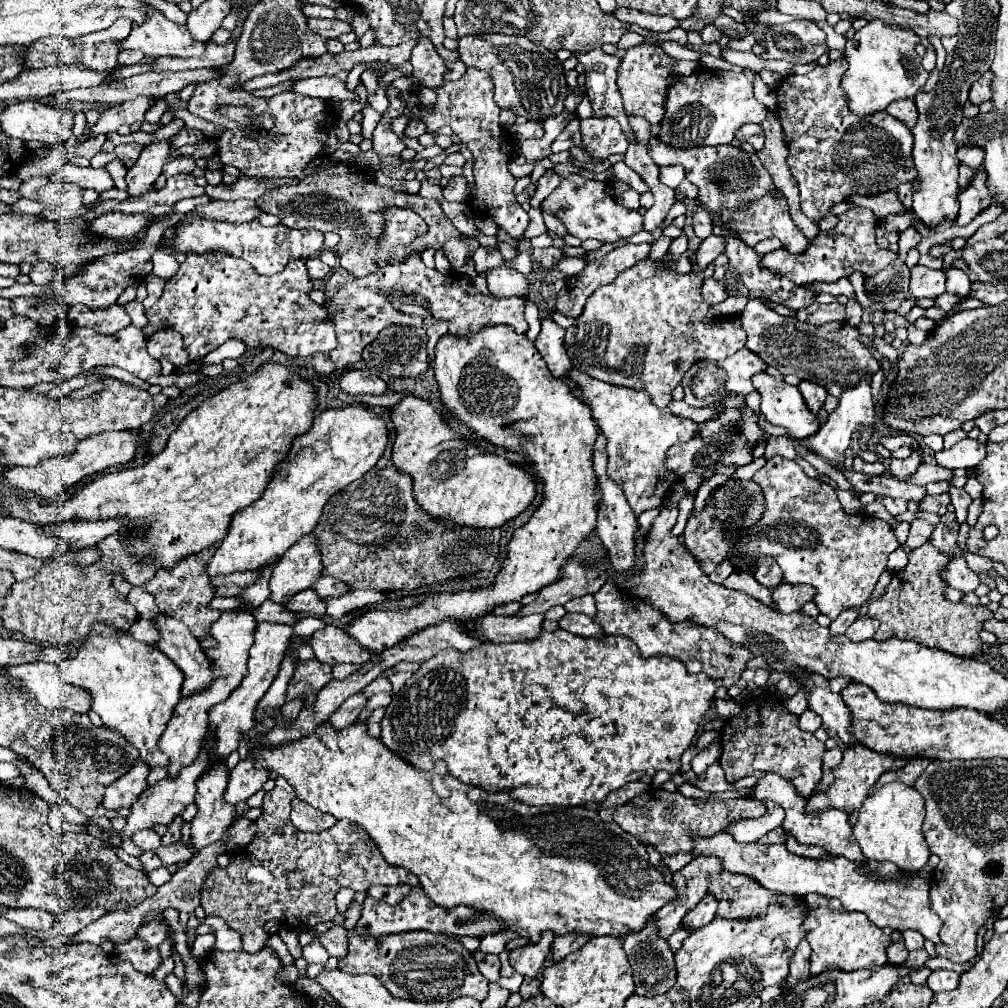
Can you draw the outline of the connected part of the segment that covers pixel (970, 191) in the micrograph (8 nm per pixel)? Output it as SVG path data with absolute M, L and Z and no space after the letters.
M978 168L971 184L958 195L959 215L956 219L958 226L966 226L990 206L990 196L986 188L986 170Z

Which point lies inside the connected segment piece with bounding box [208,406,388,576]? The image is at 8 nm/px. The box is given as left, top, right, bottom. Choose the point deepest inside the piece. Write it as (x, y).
(344, 443)

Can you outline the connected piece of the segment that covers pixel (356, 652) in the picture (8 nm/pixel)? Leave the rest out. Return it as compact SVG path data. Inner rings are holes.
M336 626L316 630L314 636L308 640L308 644L312 644L316 658L330 666L366 664L372 658L372 654L366 648L362 648L356 640L352 640L352 636L348 636L342 628Z

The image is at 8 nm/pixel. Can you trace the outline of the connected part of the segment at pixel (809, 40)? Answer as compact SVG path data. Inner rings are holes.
M808 20L770 26L764 46L770 58L792 64L810 64L816 62L822 54L830 52L824 30Z

